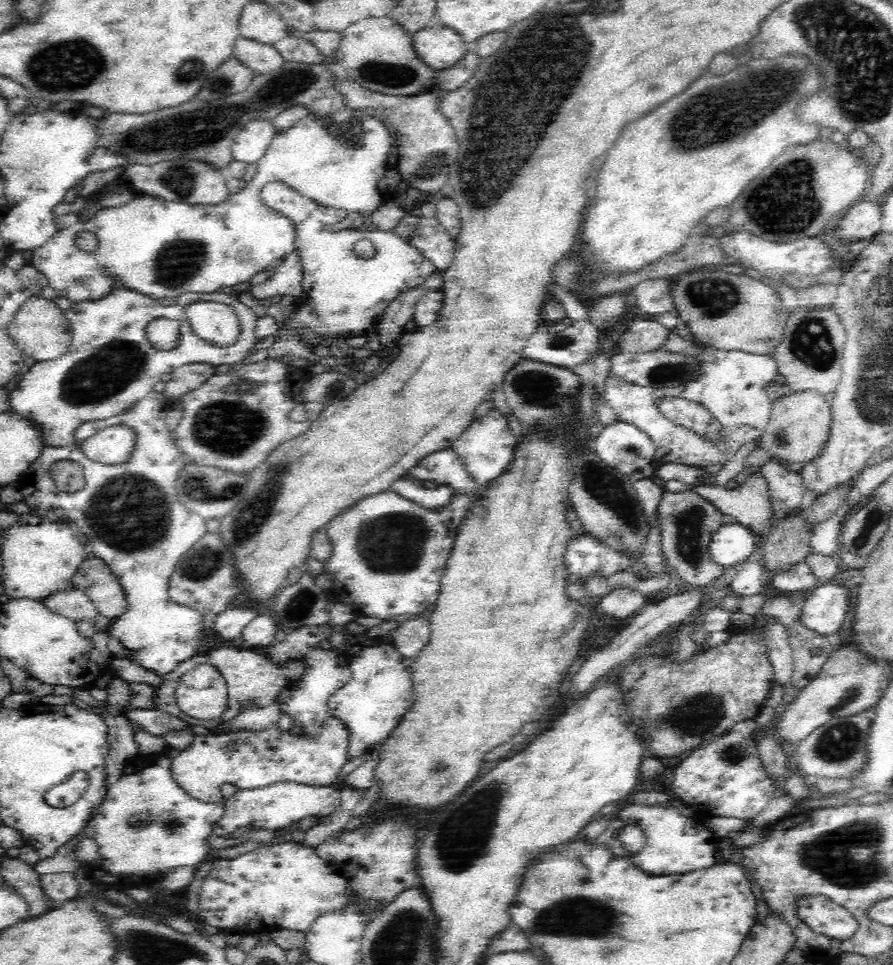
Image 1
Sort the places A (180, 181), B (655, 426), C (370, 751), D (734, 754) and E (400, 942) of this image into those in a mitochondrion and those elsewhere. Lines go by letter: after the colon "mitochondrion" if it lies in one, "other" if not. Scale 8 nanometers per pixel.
A: mitochondrion
B: other
C: other
D: mitochondrion
E: mitochondrion

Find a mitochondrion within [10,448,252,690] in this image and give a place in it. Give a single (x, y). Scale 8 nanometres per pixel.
(131, 511)

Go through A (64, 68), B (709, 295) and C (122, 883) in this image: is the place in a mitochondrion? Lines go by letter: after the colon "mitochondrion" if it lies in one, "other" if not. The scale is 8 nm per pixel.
A: mitochondrion
B: mitochondrion
C: other

